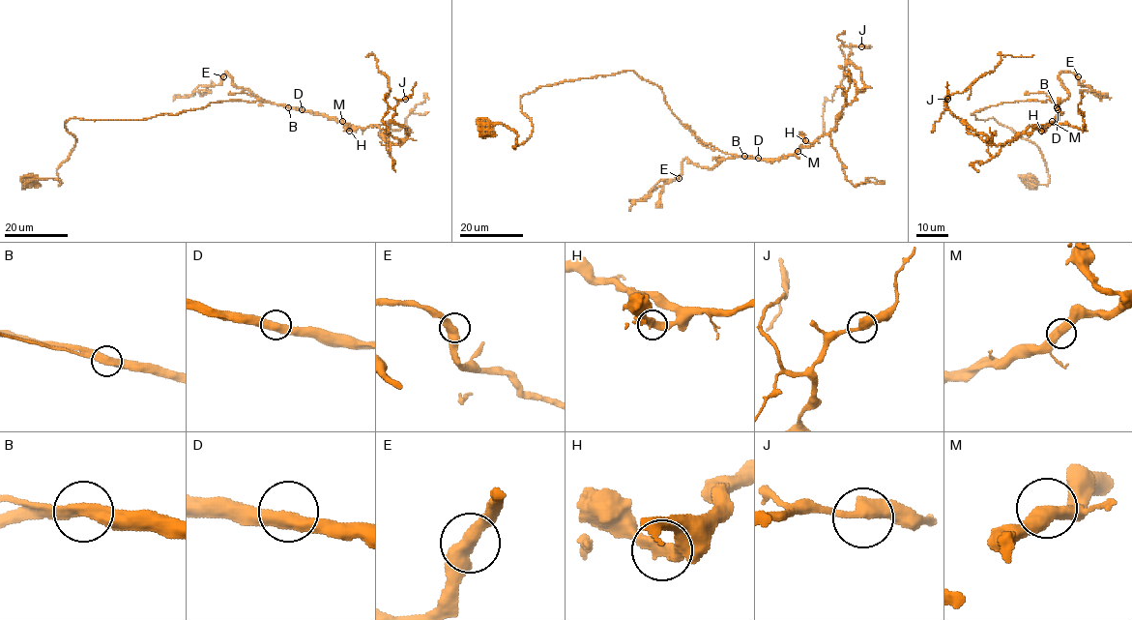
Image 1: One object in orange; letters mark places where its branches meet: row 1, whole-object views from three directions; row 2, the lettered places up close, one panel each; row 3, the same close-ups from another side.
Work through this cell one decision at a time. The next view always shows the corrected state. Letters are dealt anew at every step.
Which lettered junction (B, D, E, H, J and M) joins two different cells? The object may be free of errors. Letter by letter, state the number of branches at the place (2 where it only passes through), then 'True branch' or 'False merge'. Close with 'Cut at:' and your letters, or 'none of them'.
B: Branches: 2. True branch
D: Branches: 2. True branch
E: Branches: 2. True branch
H: Branches: 2. True branch
J: Branches: 2. True branch
M: Branches: 2. True branch
Cut at: none of them

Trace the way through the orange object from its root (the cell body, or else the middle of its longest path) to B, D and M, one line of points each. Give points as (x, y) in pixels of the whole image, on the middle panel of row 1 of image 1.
B: (484, 131), (512, 129), (514, 149), (533, 130), (525, 94), (634, 71), (661, 90), (695, 135), (744, 156)
D: (484, 131), (512, 129), (514, 149), (533, 130), (525, 94), (634, 71), (704, 142), (758, 158)
M: (484, 131), (512, 129), (514, 149), (533, 130), (525, 94), (634, 71), (723, 152), (780, 159), (798, 151)

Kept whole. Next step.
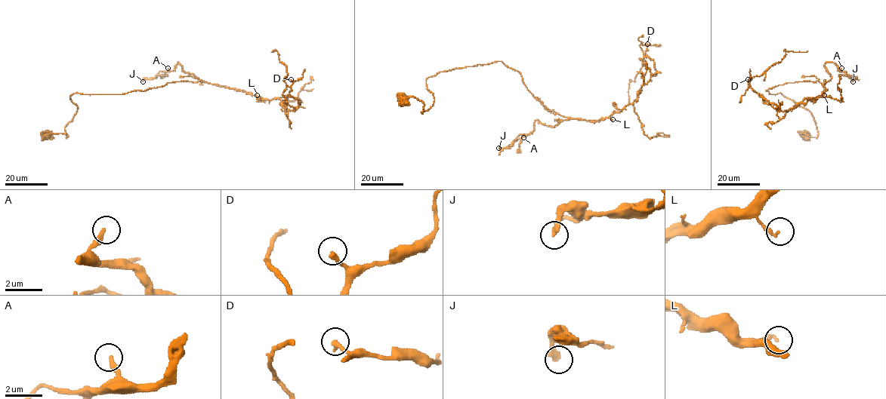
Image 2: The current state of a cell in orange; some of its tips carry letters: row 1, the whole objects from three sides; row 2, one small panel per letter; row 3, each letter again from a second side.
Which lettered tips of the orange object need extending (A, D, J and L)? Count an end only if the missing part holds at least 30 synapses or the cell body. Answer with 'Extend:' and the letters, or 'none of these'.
Extend: A

